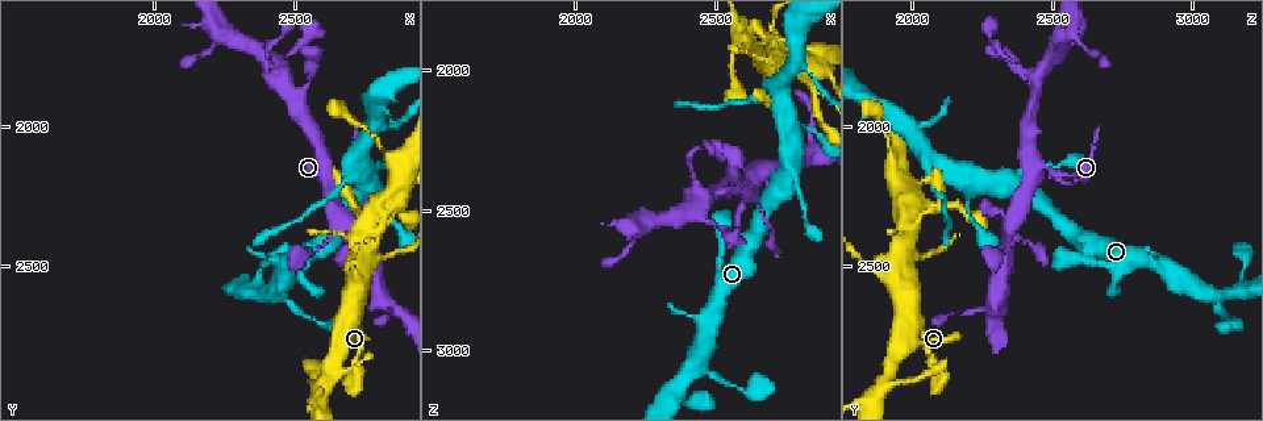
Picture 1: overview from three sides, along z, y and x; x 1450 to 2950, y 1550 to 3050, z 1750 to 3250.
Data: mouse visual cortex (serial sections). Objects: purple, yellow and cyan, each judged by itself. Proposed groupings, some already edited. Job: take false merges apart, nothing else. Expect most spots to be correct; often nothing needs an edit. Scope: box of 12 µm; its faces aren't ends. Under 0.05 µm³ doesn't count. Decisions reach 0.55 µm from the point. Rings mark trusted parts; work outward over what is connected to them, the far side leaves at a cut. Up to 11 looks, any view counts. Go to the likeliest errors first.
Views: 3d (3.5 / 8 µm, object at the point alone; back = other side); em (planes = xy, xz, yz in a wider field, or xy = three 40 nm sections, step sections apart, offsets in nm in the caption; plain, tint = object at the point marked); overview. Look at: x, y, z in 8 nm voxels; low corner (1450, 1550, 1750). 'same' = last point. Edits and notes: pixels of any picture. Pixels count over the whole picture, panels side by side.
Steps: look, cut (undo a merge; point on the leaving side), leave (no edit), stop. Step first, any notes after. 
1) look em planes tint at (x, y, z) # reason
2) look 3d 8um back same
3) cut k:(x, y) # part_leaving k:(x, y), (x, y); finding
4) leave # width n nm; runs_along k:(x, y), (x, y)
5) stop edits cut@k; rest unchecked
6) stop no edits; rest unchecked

look 3d 3.5um at (2780, 2000, 1970) # three arms meet

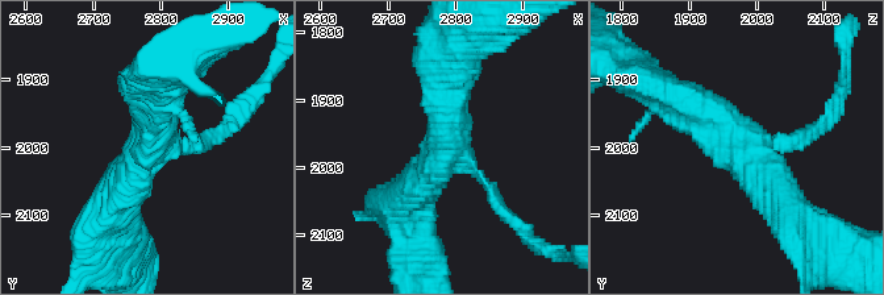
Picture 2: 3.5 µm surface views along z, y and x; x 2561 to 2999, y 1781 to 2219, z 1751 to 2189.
look em xy step 5 tint at (2785, 2005, 1975) # arms 3; arm_widths 150, 500, 500 nm; shape alone is not enough

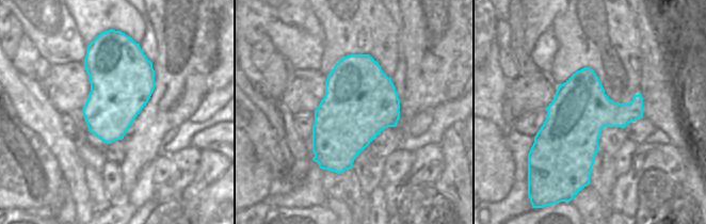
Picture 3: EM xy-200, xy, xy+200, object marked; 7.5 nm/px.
look em xy step 1 tint same # cut it another way

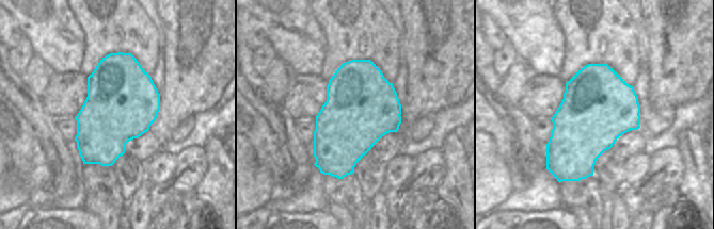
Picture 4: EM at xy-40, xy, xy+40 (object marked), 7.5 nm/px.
cut 2:(803, 136) # width 550 nm; part_leaving 2:(474, 173), (538, 246); two cells meet here

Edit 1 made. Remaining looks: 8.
look overview # see it whole again

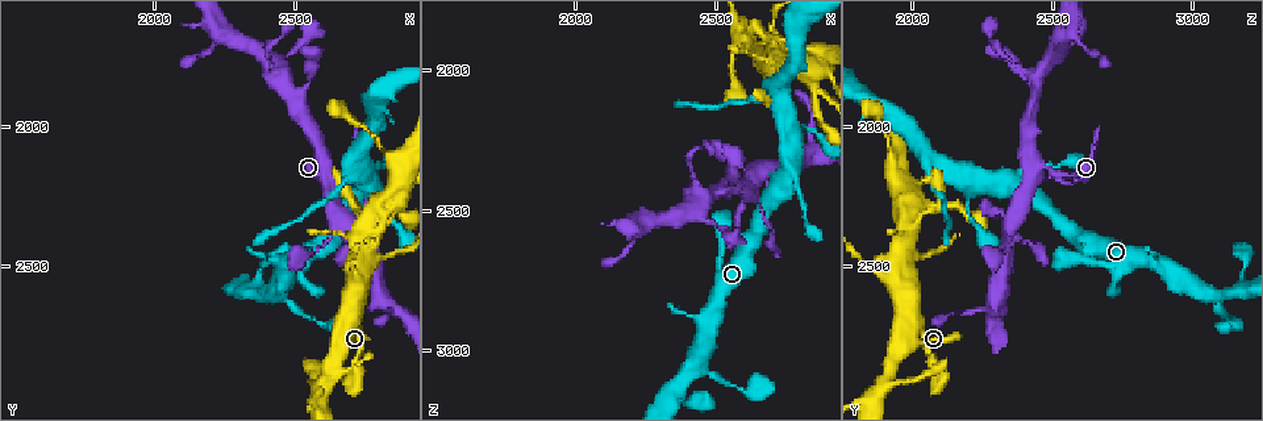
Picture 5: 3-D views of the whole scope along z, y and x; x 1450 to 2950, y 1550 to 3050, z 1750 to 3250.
look 3d 8um at (2600, 2140, 2450) # thin neck

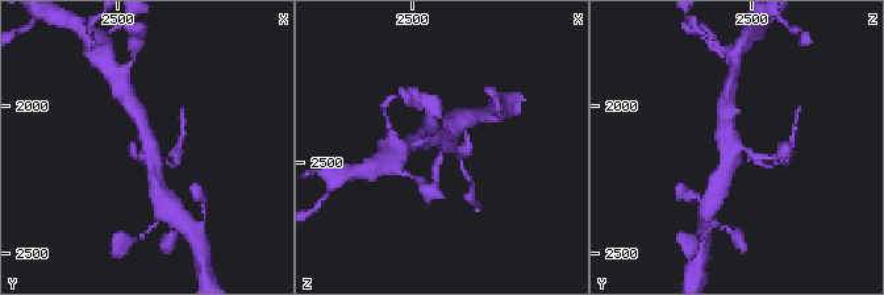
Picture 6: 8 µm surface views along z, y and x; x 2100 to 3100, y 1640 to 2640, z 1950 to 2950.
look 3d 3.5um at (2620, 2140, 2450)

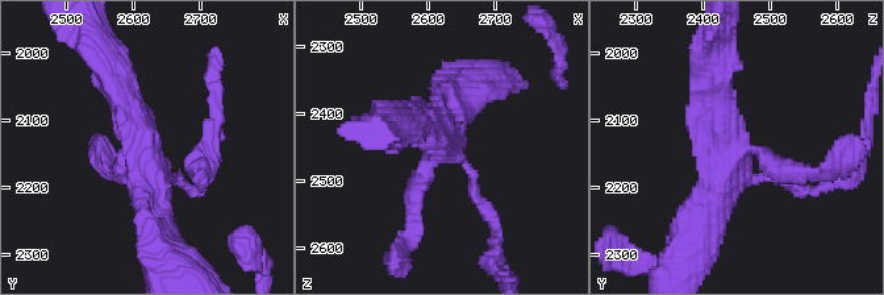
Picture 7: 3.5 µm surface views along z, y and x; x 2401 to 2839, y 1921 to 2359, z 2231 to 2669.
look em xy step 1 tint at (2615, 2140, 2445)

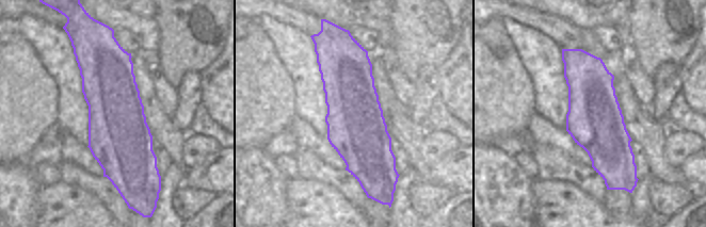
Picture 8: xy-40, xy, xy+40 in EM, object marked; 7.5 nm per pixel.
leave # arms 4; runs_along 7:(809, 171), (734, 148), (714, 71); continuous, no second cell

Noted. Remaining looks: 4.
look 3d 8um at (2740, 2540, 1970) # four or more arms meet

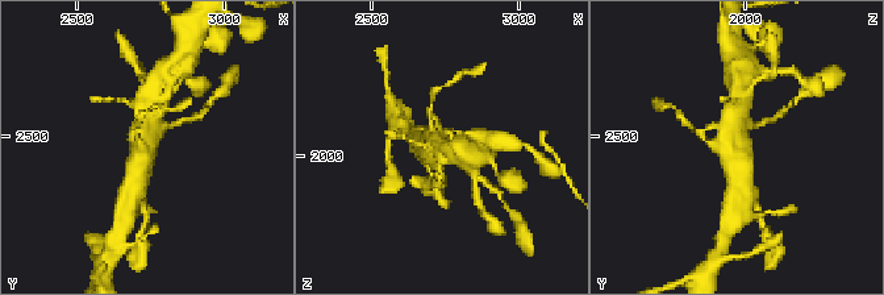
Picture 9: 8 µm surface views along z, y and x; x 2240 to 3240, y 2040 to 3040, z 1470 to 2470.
look 3d 3.5um at (2740, 2540, 1980) # closer look

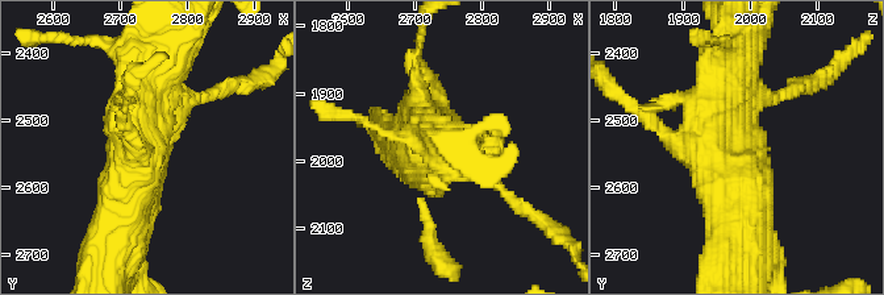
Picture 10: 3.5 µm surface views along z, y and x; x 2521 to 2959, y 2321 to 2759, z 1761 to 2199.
look em xy step 1 tint at (2735, 2535, 1975)

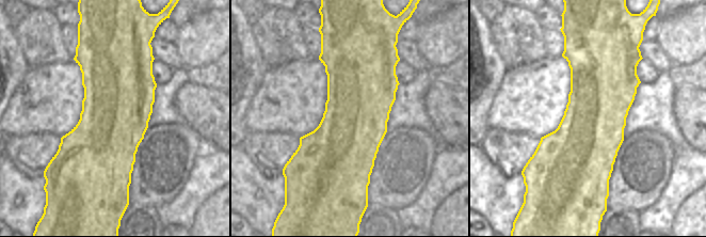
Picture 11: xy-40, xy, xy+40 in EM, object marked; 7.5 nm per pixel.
leave # runs_along 10:(121, 246), (141, 80); continuous, no second cell

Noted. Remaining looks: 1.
stop edits cut@2; rest unchecked

